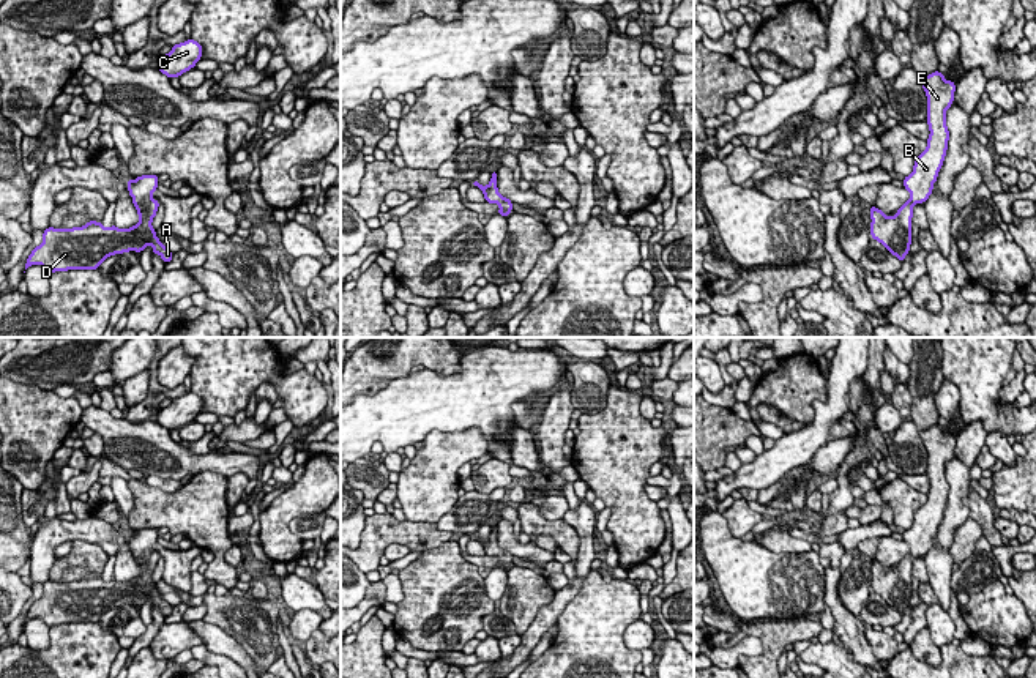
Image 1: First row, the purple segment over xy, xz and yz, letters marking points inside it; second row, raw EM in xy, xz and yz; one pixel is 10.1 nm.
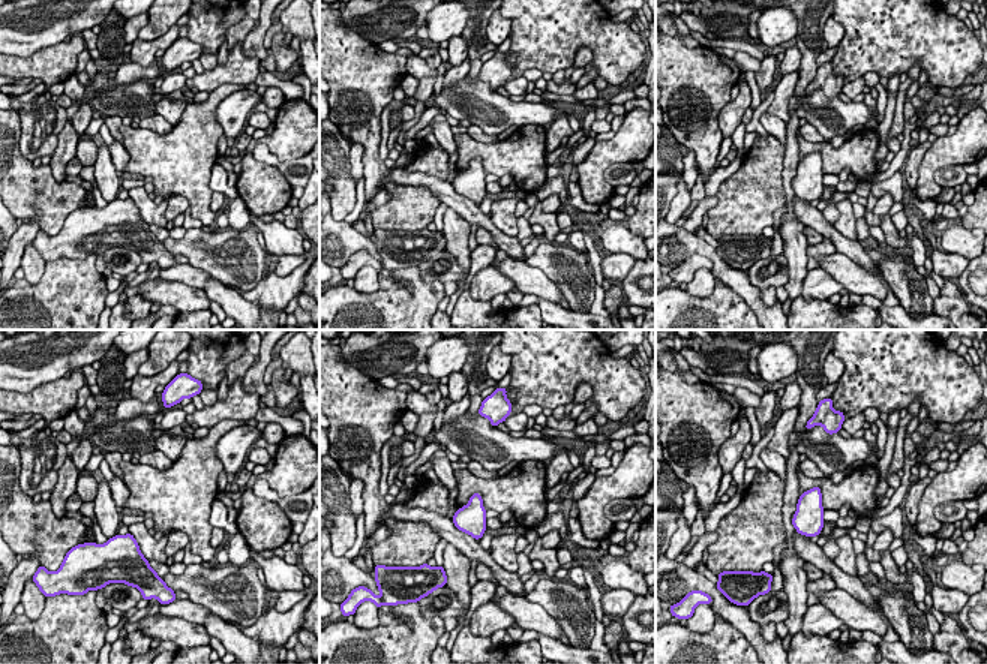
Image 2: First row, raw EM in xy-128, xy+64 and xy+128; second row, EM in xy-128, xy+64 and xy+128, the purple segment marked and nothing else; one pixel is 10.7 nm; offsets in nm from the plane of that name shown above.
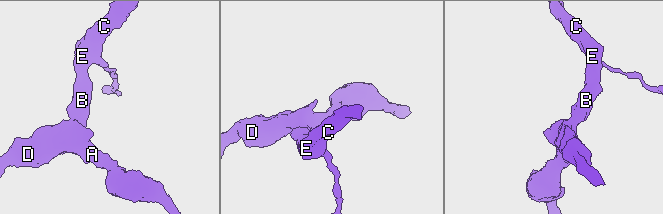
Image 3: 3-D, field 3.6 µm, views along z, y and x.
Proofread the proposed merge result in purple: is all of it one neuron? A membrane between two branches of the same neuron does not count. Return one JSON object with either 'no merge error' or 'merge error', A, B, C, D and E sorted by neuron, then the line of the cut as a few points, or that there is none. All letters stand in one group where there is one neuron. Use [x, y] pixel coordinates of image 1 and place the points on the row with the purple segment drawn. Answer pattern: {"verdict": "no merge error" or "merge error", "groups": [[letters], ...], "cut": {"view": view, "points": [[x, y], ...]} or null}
{"verdict": "no merge error", "groups": [["A", "B", "C", "D", "E"]], "cut": null}

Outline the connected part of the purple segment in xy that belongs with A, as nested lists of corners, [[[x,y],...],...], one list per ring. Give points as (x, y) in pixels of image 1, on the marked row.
[[[158,175],[128,180],[128,191],[139,214],[139,222],[129,229],[118,229],[117,225],[106,229],[102,222],[96,221],[73,229],[47,227],[43,233],[43,243],[28,255],[25,270],[32,265],[41,265],[49,274],[68,270],[96,270],[110,255],[129,251],[142,252],[148,244],[153,248],[153,254],[159,254],[162,262],[169,263],[173,254],[159,241],[156,230],[151,227],[159,207],[159,202],[151,197],[158,184]]]

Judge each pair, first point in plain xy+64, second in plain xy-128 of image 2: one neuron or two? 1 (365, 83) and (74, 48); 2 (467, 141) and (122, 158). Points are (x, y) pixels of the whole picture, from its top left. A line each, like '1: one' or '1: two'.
1: one
2: two

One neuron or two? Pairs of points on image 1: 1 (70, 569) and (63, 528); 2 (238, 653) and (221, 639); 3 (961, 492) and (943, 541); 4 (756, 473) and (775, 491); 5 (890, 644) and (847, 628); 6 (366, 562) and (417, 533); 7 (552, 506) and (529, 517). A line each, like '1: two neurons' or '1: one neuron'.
1: two neurons
2: one neuron
3: one neuron
4: two neurons
5: two neurons
6: one neuron
7: two neurons

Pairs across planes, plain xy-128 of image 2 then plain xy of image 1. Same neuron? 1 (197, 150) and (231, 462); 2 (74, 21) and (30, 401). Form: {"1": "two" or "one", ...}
{"1": "two", "2": "two"}

